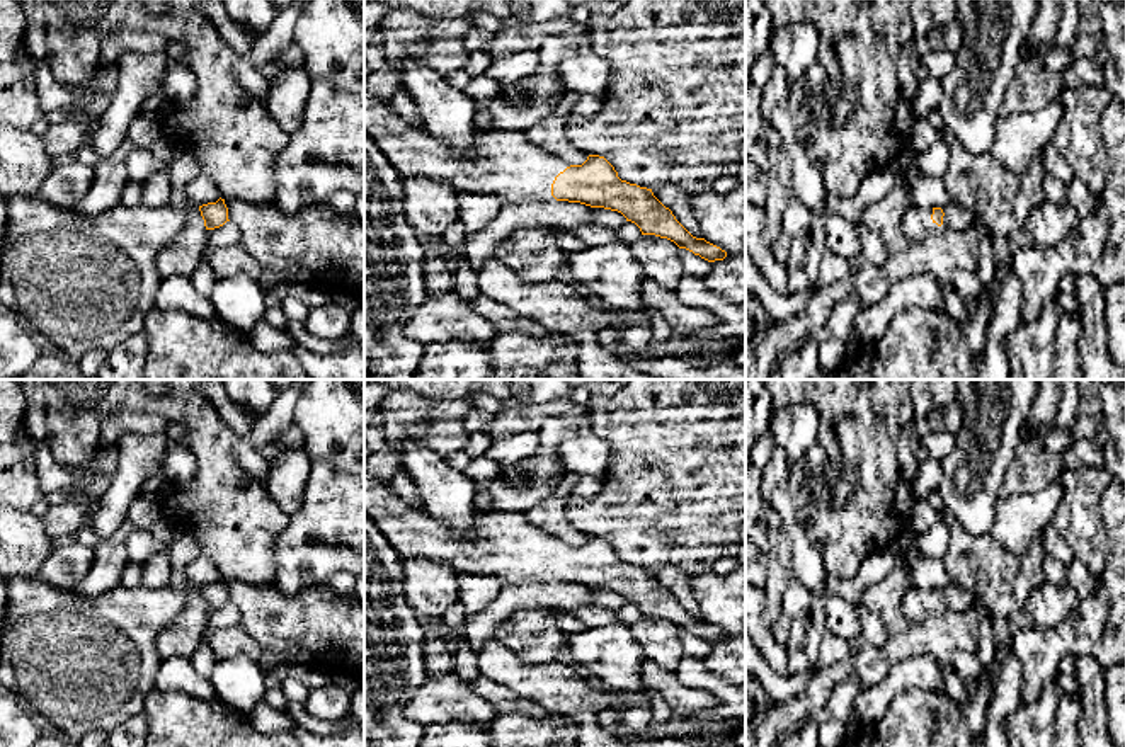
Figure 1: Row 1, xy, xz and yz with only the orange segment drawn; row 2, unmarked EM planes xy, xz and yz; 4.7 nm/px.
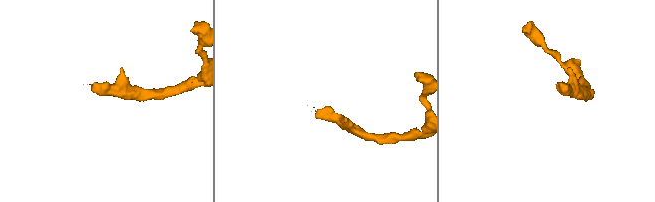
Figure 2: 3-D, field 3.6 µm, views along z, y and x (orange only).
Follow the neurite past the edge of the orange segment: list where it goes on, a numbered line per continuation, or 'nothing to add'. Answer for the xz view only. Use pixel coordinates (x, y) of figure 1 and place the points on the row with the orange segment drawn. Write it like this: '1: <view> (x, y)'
1: xz (506, 164)

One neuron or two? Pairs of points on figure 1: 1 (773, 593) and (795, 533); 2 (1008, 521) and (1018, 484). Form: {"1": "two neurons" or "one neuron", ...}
{"1": "two neurons", "2": "two neurons"}

